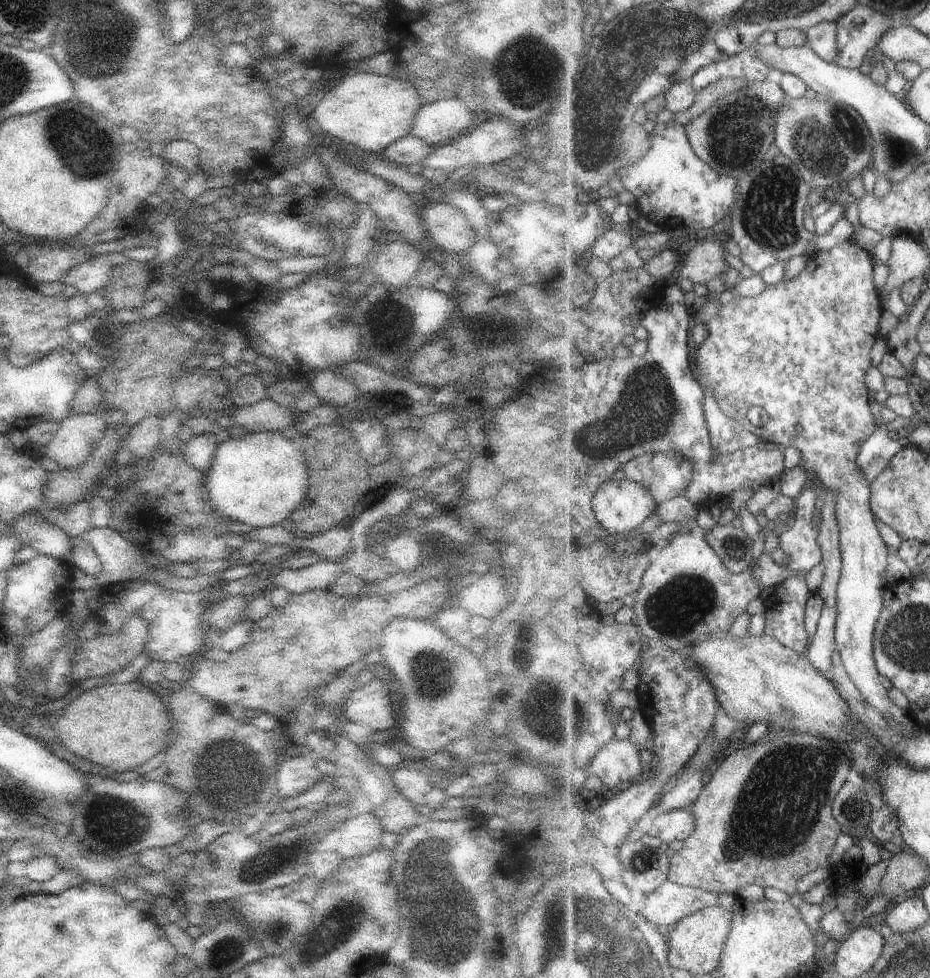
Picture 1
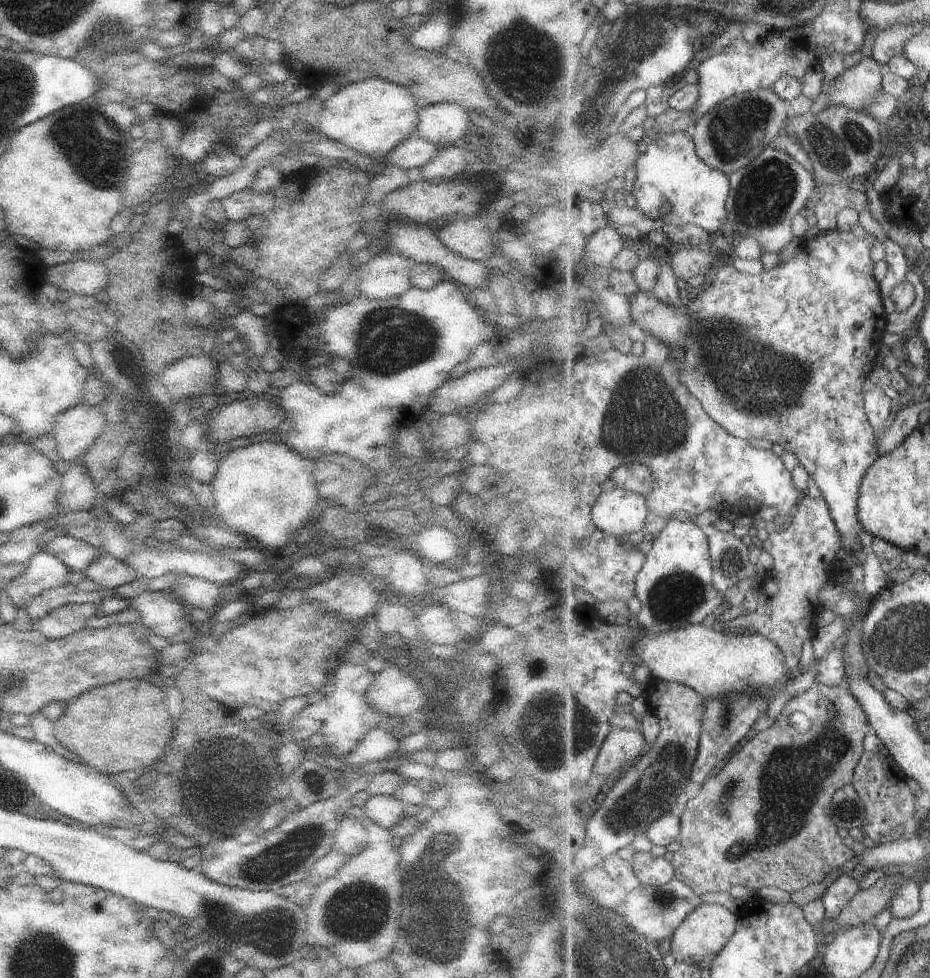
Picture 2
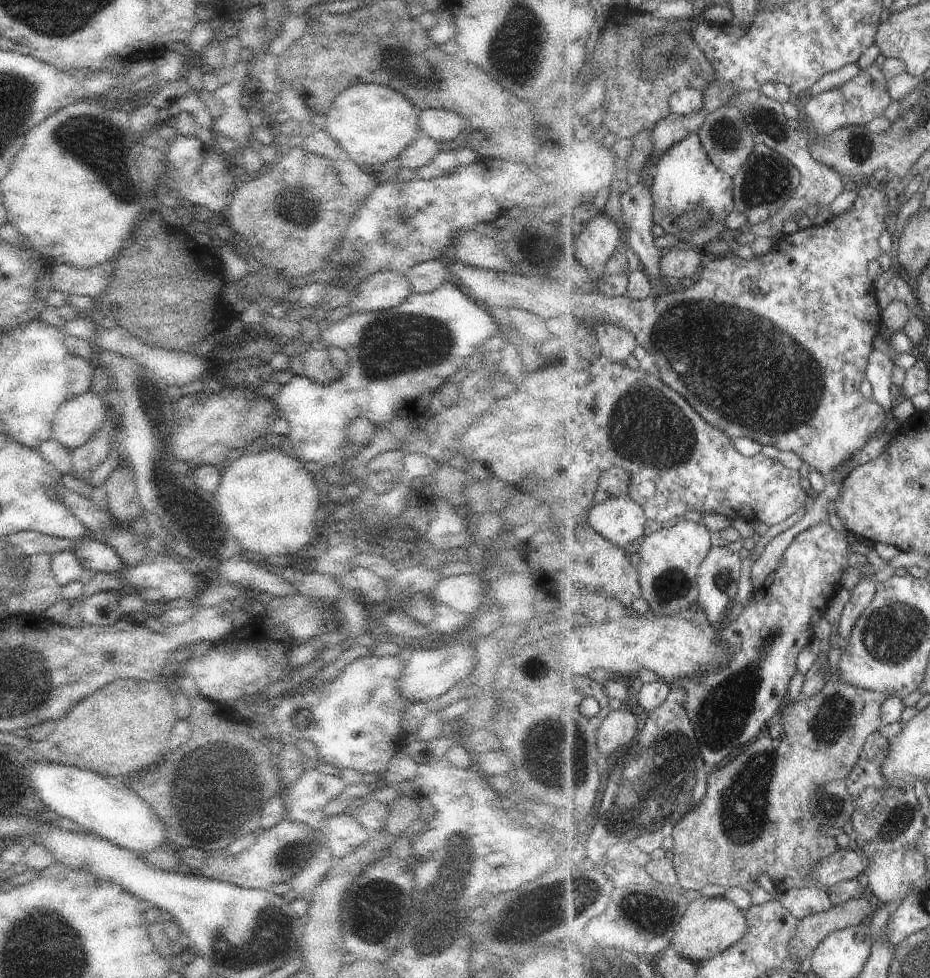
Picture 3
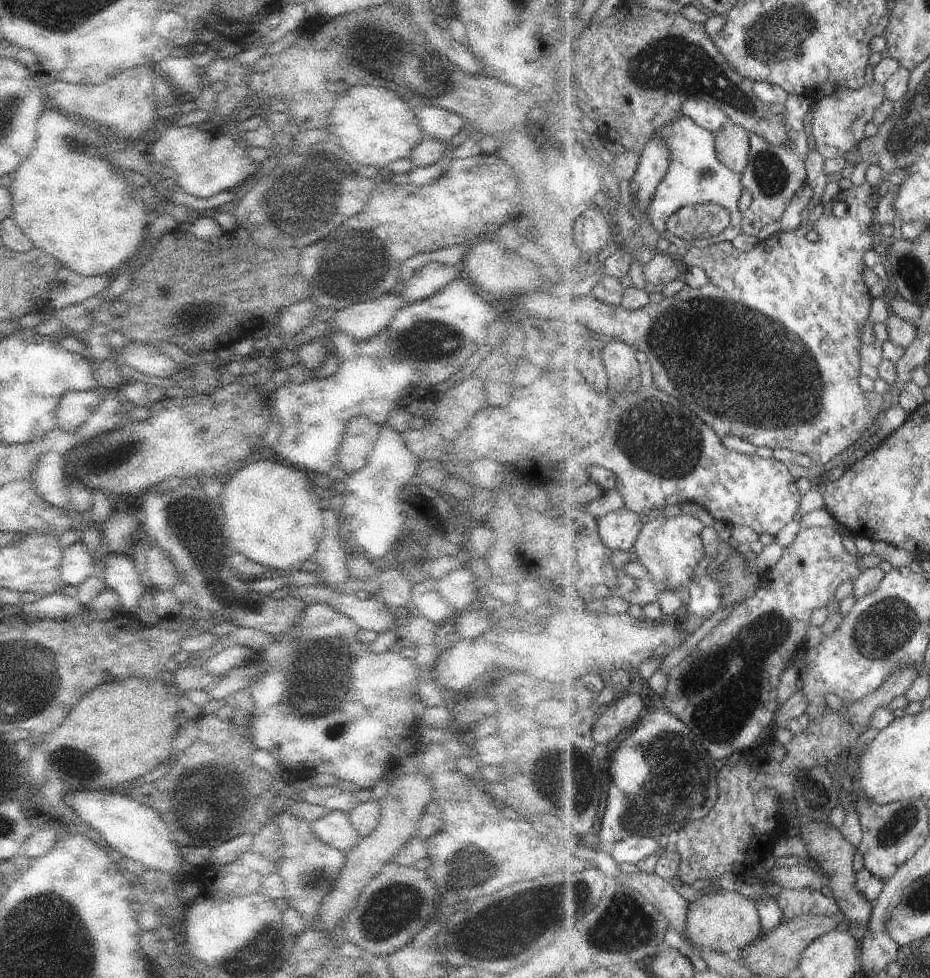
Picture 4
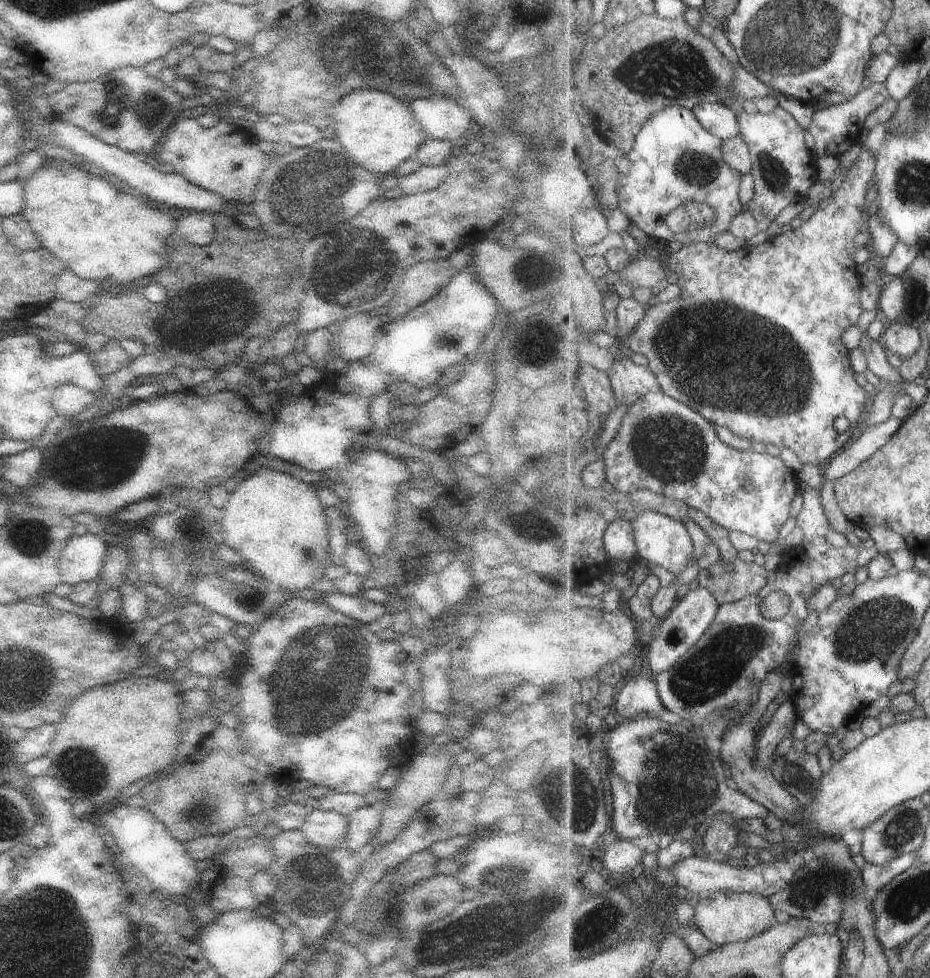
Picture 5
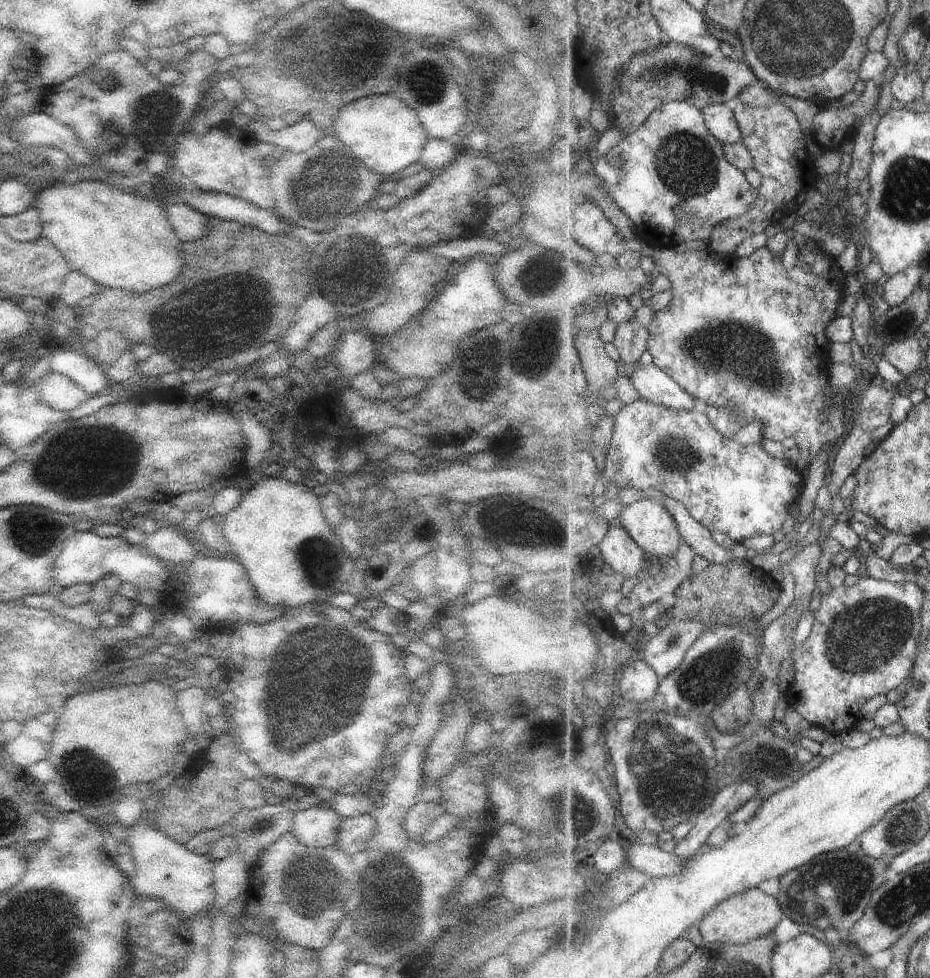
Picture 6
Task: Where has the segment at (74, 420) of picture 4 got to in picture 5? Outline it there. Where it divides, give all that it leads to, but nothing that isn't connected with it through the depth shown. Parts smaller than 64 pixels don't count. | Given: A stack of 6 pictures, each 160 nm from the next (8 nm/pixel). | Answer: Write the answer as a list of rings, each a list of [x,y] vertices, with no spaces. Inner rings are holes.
[[[57,384],[50,393],[50,406],[55,415],[67,419],[77,416],[95,402],[98,394],[88,392],[73,384]]]

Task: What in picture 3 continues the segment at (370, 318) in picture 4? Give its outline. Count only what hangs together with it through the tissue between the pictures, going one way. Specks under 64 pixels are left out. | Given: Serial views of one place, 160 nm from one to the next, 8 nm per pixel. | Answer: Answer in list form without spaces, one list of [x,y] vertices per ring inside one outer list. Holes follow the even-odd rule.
[[[379,270],[357,286],[348,310],[353,314],[381,312],[399,306],[409,294],[412,294],[412,291],[405,275]]]

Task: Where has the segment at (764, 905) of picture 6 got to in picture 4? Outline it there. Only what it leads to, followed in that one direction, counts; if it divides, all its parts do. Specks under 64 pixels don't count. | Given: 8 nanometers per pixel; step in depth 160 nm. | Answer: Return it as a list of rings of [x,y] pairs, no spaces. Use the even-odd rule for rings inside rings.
[[[720,887],[713,893],[701,894],[690,904],[685,926],[685,934],[695,946],[730,956],[746,948],[762,935],[760,908],[757,907],[756,900],[740,894],[737,890]]]

